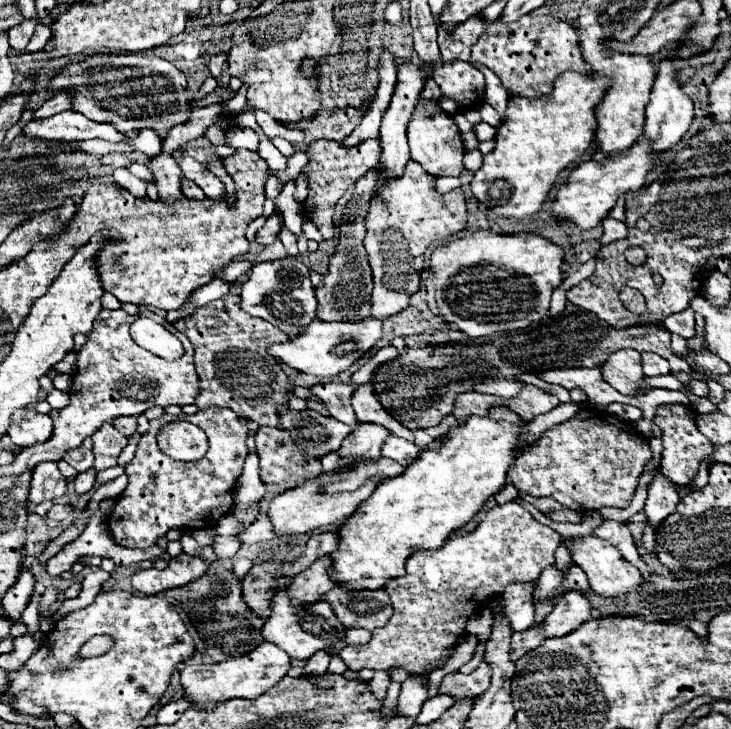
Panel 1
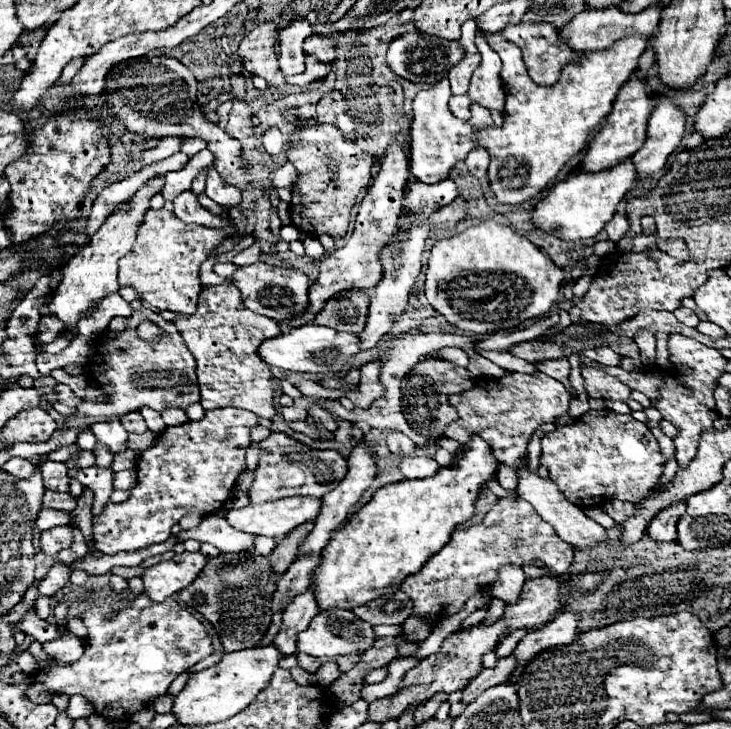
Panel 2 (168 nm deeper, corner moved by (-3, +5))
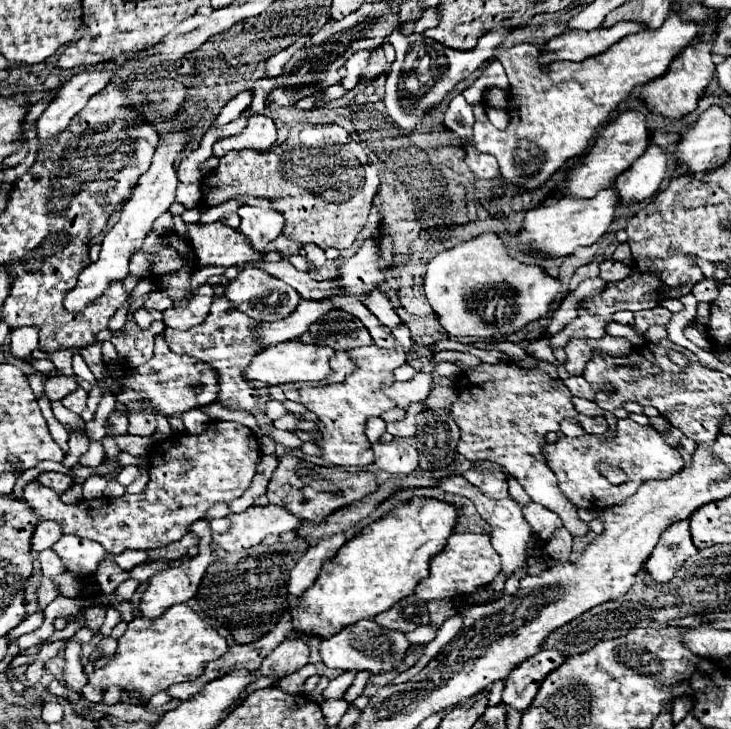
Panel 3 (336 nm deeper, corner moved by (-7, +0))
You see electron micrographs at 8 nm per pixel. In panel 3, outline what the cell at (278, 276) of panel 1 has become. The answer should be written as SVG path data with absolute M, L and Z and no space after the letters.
M246 267L238 273L236 279L232 279L226 285L224 295L234 303L234 307L238 307L240 311L244 311L248 317L256 319L256 321L278 321L288 317L290 313L294 313L294 309L300 303L300 295L298 291L294 291L290 285L282 283L280 279L268 275L266 271L260 271L256 267Z

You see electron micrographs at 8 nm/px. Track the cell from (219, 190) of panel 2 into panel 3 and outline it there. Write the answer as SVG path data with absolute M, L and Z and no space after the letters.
M240 205L236 213L242 217L238 229L250 239L256 251L264 251L266 245L274 241L284 229L284 217L278 211Z

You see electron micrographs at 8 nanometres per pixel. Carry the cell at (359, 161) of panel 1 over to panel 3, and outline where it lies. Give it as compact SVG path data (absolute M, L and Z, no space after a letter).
M306 123L300 127L298 147L282 143L268 153L254 149L228 151L220 159L218 173L208 173L202 179L202 195L206 207L220 205L240 195L266 197L274 201L276 209L284 215L284 235L298 245L316 243L322 249L346 249L366 225L378 185L378 169L360 153L358 143L352 141L342 127L334 123Z

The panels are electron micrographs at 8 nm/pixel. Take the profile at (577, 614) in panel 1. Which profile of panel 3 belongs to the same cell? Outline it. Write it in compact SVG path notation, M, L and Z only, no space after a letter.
M542 649L530 659L522 661L518 667L514 667L514 671L510 671L502 691L502 701L518 711L524 711L532 703L542 679L564 661L566 655L558 649Z

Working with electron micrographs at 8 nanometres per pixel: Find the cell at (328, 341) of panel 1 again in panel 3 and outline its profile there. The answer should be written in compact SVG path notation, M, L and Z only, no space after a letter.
M286 341L272 347L262 349L246 367L244 375L250 381L262 381L268 385L280 385L288 381L324 381L332 369L330 369L330 357L334 355L334 349L328 345L314 345L314 343L302 343L302 341Z

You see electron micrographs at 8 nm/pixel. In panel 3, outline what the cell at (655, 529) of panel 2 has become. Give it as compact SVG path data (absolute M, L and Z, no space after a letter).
M674 521L662 535L652 555L646 559L644 567L656 581L670 581L674 571L698 549L690 539L688 521Z

